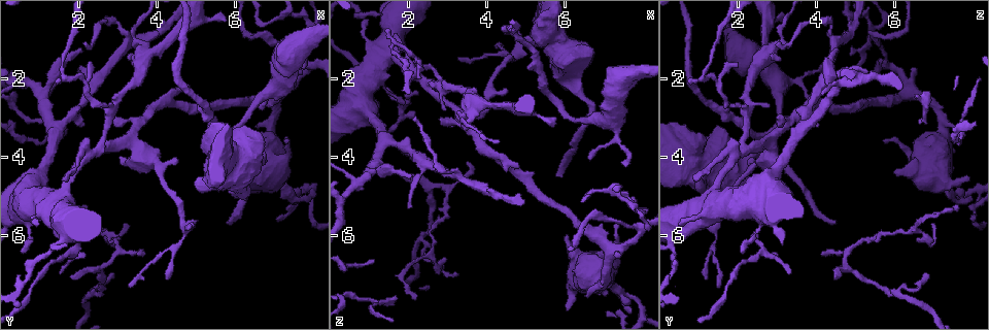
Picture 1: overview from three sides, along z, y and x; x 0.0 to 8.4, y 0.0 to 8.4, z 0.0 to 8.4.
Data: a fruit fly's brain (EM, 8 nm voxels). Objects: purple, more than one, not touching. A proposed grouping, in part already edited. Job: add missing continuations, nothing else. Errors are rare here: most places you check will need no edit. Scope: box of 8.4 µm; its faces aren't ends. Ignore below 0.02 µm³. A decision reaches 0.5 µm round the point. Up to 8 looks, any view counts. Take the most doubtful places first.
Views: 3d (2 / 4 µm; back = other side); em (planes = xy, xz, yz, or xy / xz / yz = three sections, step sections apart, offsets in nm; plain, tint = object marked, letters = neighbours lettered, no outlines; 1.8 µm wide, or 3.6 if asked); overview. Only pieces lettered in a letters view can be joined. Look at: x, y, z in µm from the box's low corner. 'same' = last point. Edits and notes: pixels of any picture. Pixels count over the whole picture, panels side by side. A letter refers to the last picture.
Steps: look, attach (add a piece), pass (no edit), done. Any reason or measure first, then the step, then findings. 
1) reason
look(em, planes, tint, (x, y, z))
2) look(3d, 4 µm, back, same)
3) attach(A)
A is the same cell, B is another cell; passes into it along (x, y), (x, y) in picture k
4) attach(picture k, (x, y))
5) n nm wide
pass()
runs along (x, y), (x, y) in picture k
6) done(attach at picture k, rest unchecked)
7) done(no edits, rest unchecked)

end of a long branch
look(3d, 4 µm, (5.90, 5.70, 4.60))

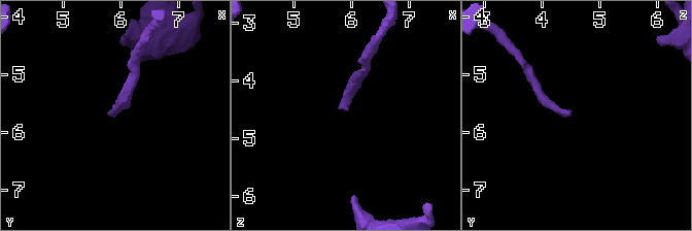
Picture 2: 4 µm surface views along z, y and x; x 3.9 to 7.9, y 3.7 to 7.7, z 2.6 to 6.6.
need the tissue
look(em, planes, letters, (5.95, 5.60, 4.50))

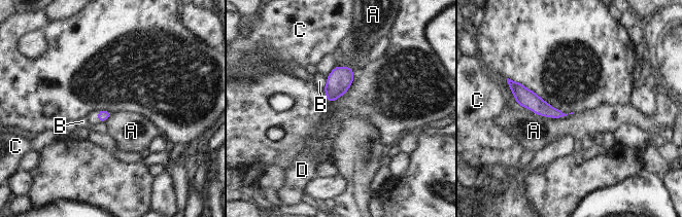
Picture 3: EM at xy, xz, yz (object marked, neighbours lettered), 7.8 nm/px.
attach(D)
D is the same cell, A, B and C are other cells; passes into it along (102, 115), (98, 116), (93, 116) in picture 3; the neuron continues

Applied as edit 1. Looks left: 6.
look(overview)

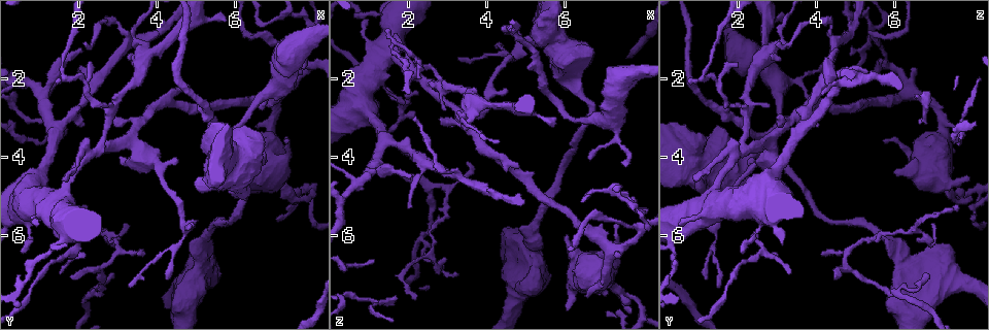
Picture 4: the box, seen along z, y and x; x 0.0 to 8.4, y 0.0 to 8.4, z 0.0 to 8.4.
tapers out
look(3d, 2 µm, (1.80, 7.10, 4.45))

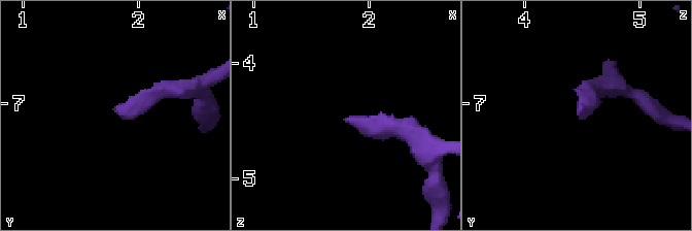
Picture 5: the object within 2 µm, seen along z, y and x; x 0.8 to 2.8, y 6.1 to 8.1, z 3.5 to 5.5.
look(em, xz, step 8, letters, (1.80, 7.06, 4.48))

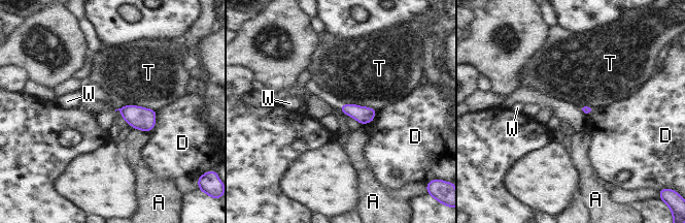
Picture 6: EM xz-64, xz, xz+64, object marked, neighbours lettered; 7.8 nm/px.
pass()
A, D, T and W are other cells; none of them fits

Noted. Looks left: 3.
an open end
look(3d, 2 µm, (2.75, 3.00, 2.95))

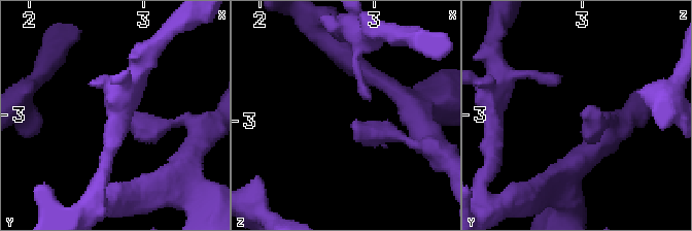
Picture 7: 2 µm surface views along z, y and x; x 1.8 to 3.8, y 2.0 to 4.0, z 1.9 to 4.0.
look(em, xz, step 8, tint, (2.82, 3.02, 3.00))

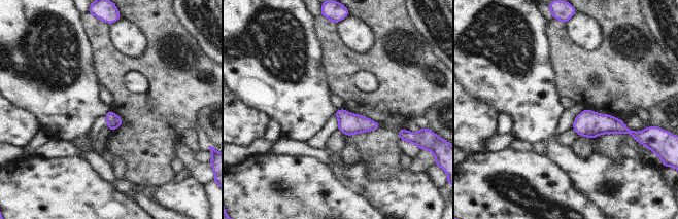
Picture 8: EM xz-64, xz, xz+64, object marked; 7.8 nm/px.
look(em, xy, step 4, letters, same)

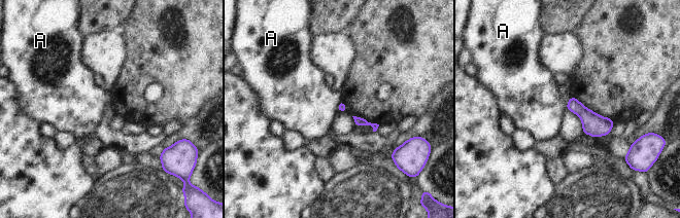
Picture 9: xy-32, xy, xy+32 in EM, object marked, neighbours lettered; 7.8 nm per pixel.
pass()
A is another cell; border along (571, 97), (566, 107) in picture 9; no lettered piece goes on from it

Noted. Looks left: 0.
done(attach at picture 3, rest unchecked)

